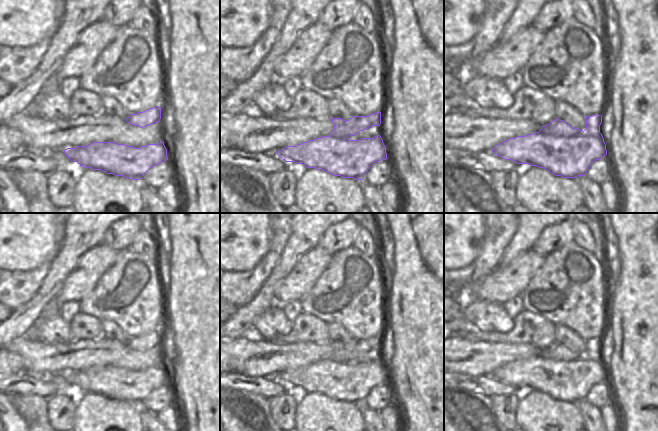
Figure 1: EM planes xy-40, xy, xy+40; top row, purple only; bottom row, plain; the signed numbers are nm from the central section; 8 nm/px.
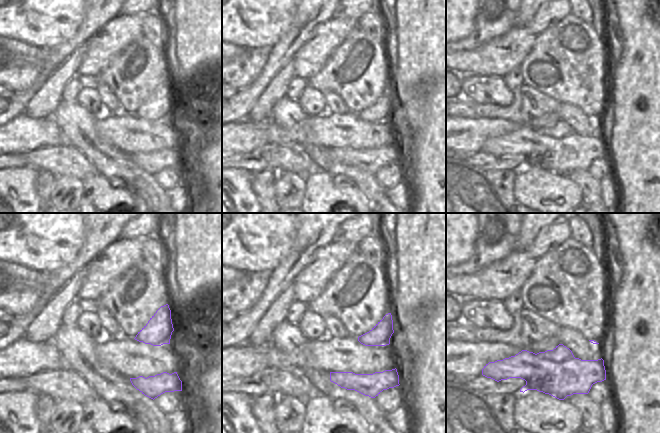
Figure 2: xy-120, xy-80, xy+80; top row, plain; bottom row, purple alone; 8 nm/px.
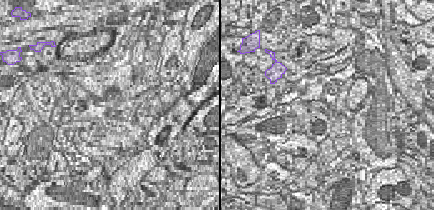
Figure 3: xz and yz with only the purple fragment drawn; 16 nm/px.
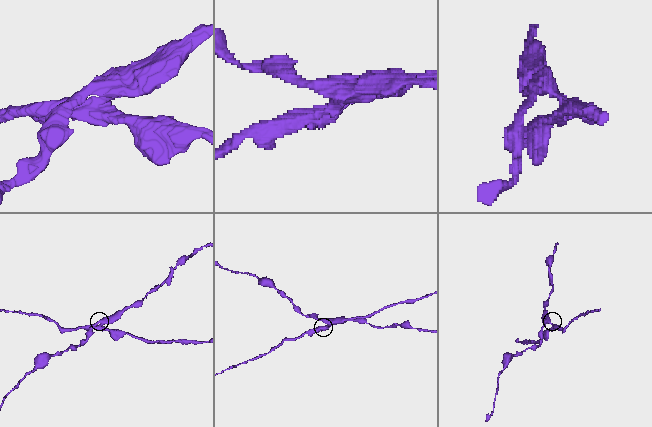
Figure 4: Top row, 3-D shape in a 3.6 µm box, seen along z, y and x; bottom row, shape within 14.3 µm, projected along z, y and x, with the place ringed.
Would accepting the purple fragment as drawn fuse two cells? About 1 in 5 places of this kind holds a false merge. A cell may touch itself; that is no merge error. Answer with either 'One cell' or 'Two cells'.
Two cells

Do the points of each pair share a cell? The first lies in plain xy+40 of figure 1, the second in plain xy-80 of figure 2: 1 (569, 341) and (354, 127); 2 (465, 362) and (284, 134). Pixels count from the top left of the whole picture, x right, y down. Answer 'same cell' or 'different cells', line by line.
1: different cells
2: same cell

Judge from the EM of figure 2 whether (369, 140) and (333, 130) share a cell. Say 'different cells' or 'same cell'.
same cell

